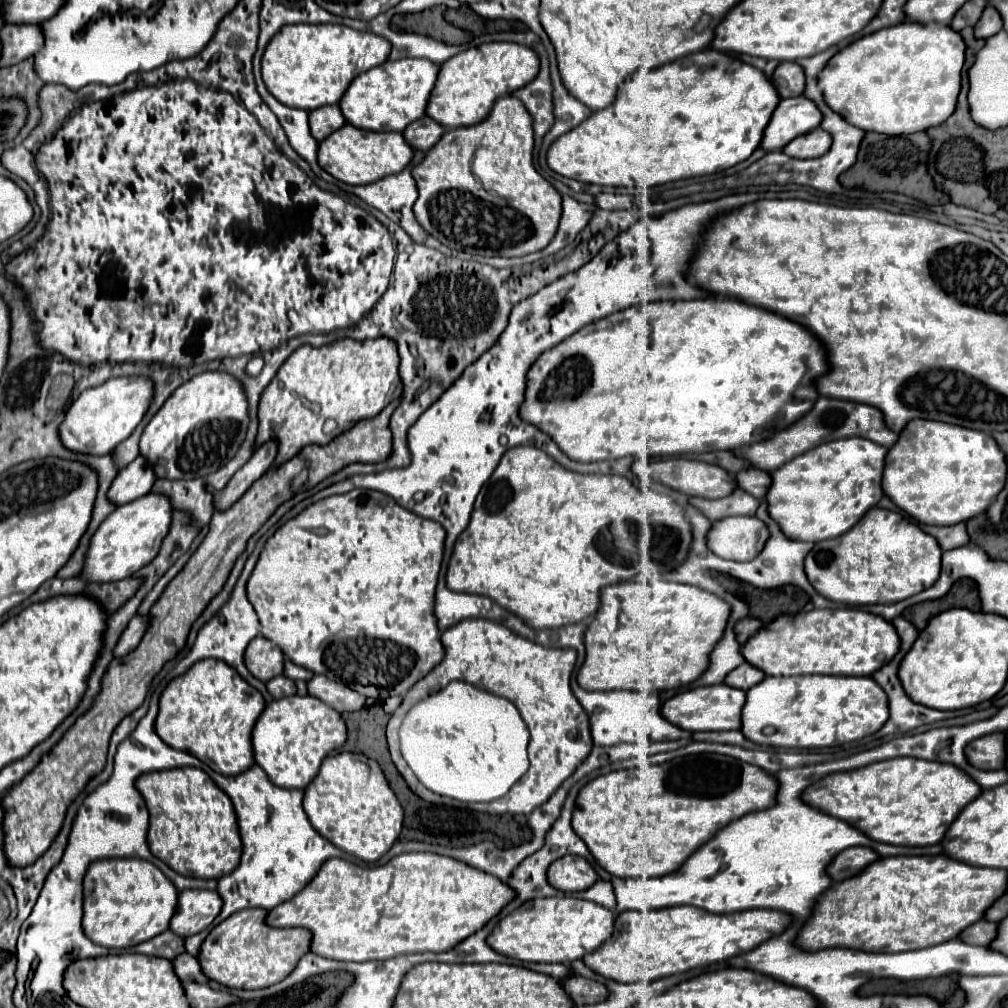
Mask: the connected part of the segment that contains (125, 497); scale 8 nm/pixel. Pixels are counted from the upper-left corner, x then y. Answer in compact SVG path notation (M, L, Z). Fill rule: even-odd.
M138 456L134 462L130 462L126 468L118 472L106 496L110 496L112 504L122 506L122 504L128 504L130 500L146 496L154 482L156 482L156 476L152 468L148 468L146 460Z

